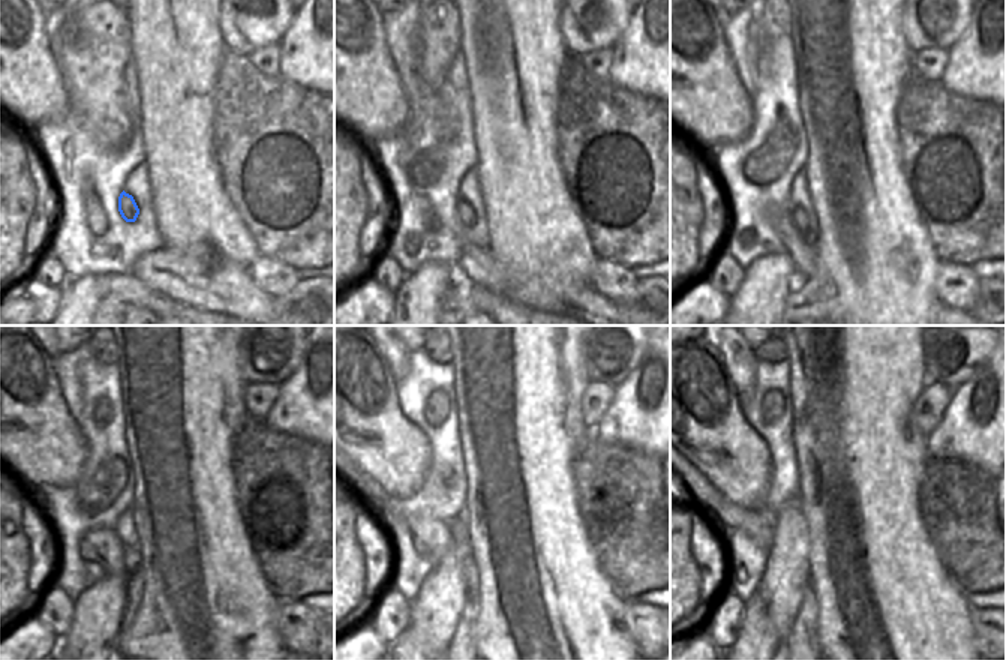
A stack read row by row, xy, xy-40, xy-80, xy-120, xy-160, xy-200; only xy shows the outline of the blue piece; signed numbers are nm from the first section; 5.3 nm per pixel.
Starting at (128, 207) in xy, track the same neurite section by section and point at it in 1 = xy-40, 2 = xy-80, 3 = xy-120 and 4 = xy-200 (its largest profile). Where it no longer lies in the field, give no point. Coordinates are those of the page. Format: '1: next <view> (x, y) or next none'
1: next xy-40 (465, 210)
2: next xy-80 (799, 216)
3: next xy-120 (132, 558)
4: next xy-200 (804, 630)

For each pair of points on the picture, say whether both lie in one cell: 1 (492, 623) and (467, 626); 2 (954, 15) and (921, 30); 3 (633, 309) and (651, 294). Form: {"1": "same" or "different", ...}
{"1": "different", "2": "same", "3": "same"}

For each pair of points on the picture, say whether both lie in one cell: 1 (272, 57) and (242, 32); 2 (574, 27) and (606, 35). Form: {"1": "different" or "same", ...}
{"1": "different", "2": "same"}

